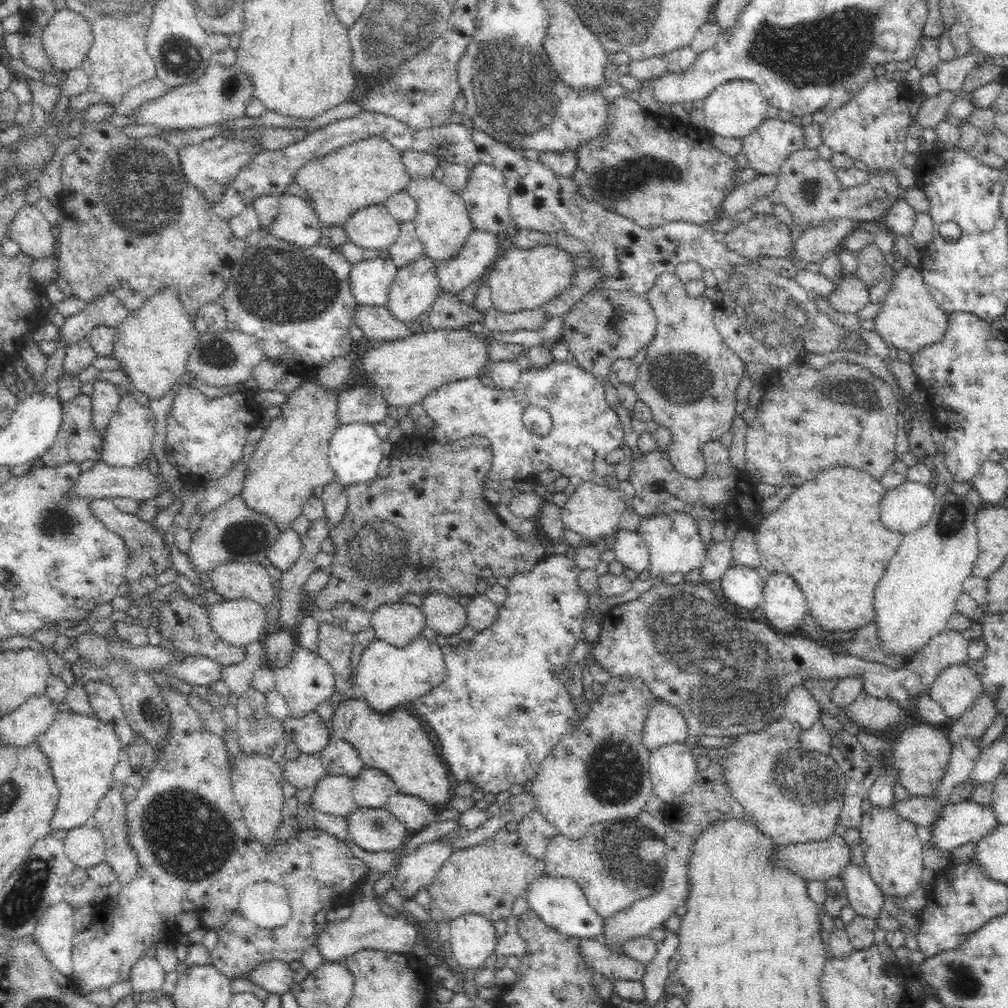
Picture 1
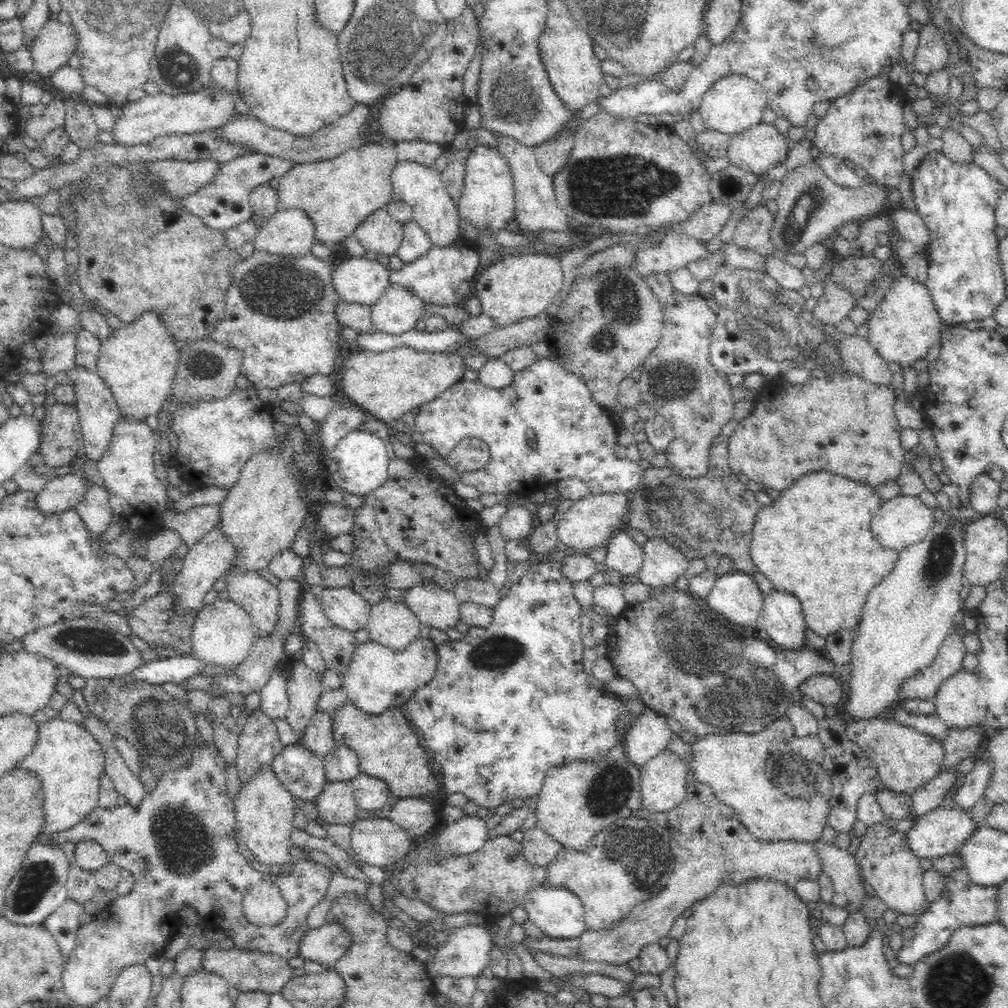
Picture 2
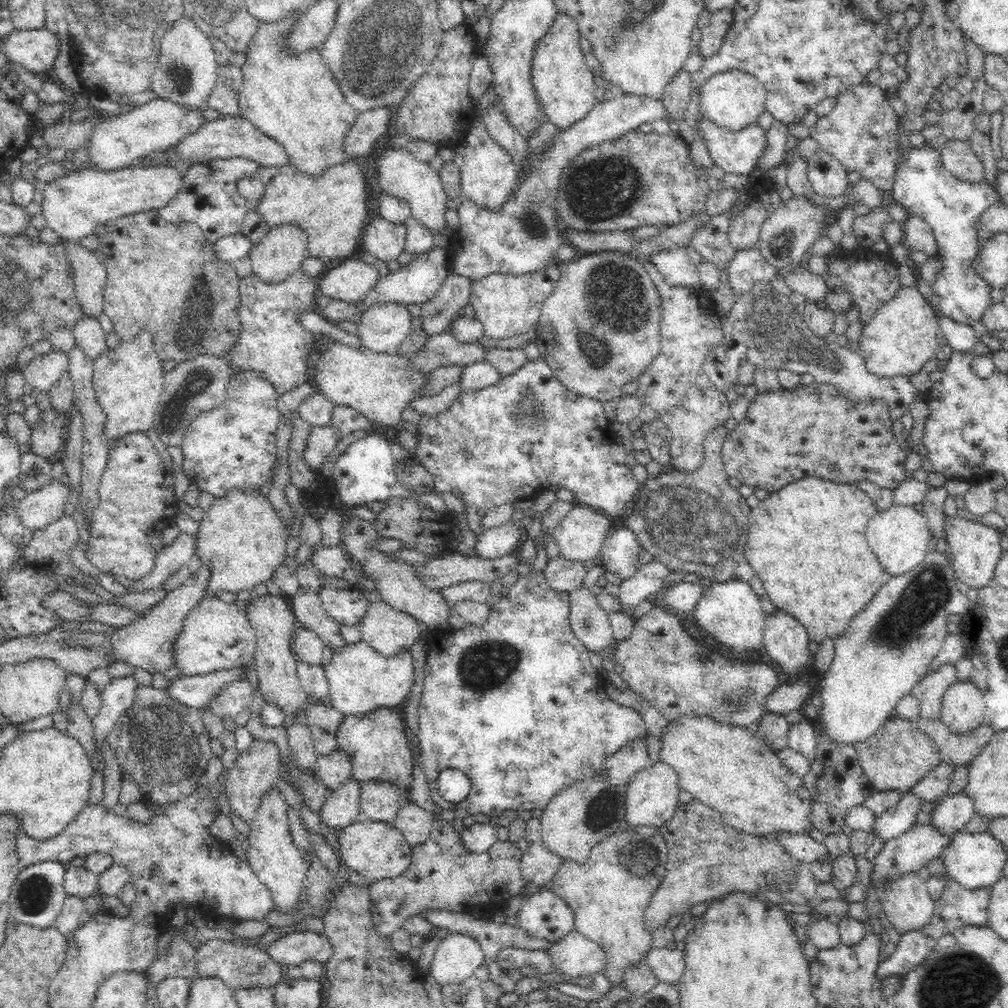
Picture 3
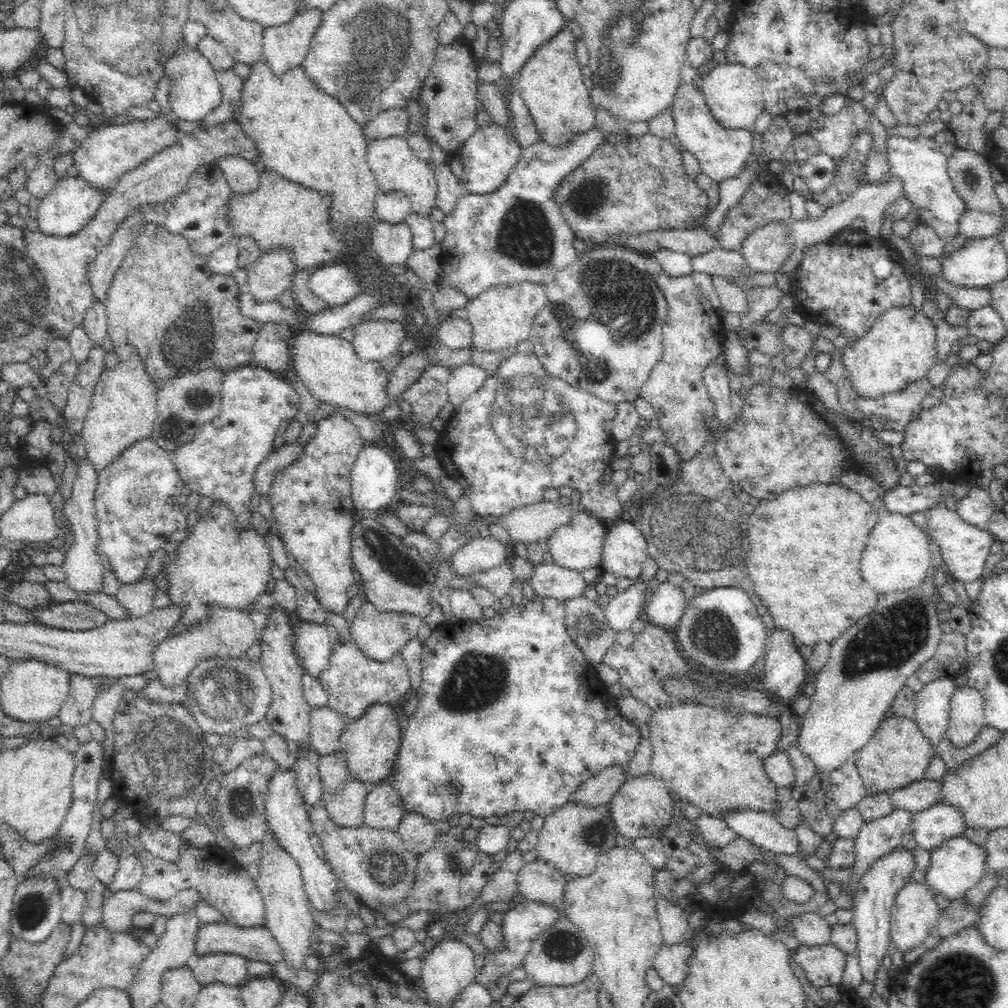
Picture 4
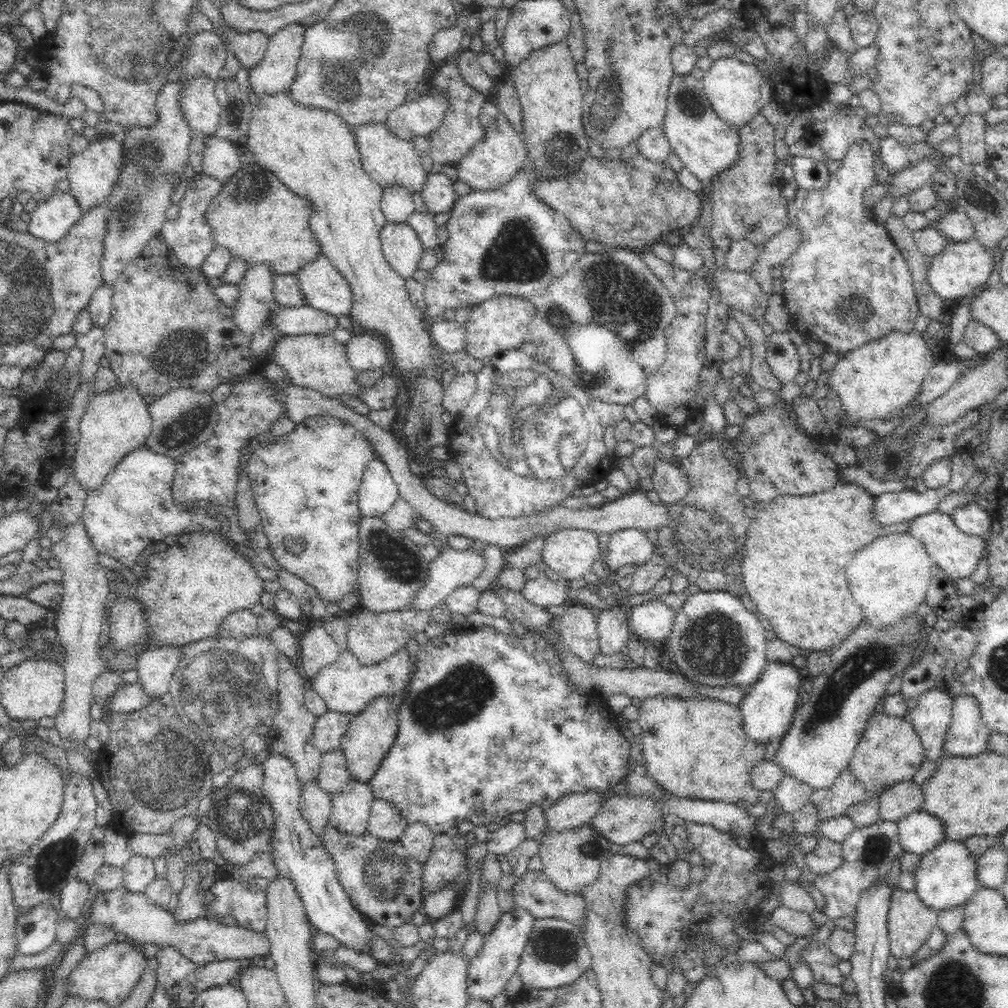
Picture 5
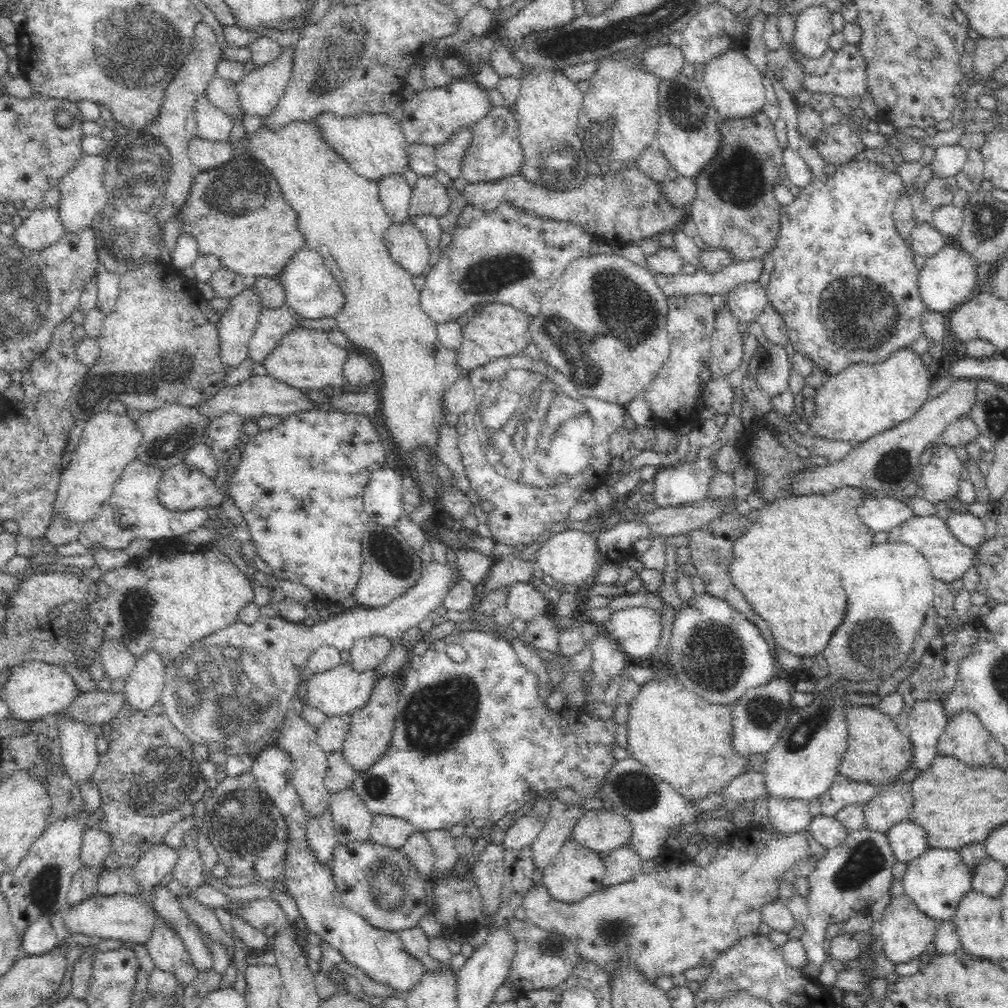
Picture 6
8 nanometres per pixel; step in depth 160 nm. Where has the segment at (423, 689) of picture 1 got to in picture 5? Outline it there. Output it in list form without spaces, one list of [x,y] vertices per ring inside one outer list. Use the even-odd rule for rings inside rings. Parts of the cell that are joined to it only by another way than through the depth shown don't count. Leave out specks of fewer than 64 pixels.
[[[406,647],[397,650],[386,660],[370,666],[360,664],[352,651],[347,649],[340,652],[332,664],[321,668],[316,677],[308,680],[308,684],[324,699],[330,711],[357,715],[376,698],[390,697],[404,687],[408,687],[408,681],[412,674],[408,666],[409,656]]]

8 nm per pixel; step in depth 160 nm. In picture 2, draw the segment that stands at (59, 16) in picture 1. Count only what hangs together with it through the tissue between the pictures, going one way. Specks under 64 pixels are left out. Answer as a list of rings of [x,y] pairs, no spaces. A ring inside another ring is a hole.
[[[50,19],[40,29],[40,32],[34,37],[30,45],[30,55],[34,61],[34,70],[36,74],[43,77],[50,77],[54,72],[69,64],[69,58],[77,52],[77,34],[75,28],[71,25],[64,25],[58,19]]]

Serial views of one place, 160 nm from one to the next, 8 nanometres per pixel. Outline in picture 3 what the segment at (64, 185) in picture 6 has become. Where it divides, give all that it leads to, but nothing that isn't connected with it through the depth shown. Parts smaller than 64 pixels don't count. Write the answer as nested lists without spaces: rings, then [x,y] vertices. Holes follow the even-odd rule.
[[[160,97],[130,108],[128,112],[106,117],[91,129],[87,142],[88,160],[99,171],[114,171],[130,167],[134,160],[140,160],[158,150],[175,147],[183,138],[196,132],[206,120],[202,108],[188,108]]]

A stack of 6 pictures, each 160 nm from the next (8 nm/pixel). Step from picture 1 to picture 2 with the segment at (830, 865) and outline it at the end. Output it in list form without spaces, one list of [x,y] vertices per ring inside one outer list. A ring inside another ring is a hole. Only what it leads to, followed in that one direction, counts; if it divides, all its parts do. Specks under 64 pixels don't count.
[[[696,780],[687,785],[682,802],[666,813],[667,823],[662,825],[670,828],[670,846],[675,858],[668,883],[658,895],[639,903],[620,923],[600,931],[582,932],[578,946],[580,961],[626,964],[639,957],[644,946],[667,937],[680,916],[688,914],[699,901],[712,895],[721,886],[723,878],[726,881],[730,878],[732,885],[753,878],[770,878],[794,890],[804,879],[817,880],[822,872],[813,842],[759,841],[747,831],[731,806],[720,802],[709,786]]]

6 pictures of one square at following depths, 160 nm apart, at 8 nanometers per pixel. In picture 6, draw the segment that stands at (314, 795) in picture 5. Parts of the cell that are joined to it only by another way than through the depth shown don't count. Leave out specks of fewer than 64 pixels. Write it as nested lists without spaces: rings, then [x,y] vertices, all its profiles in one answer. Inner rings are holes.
[[[329,810],[320,816],[307,820],[307,843],[315,852],[318,862],[328,865],[332,860],[332,852],[337,844],[335,830],[333,829],[333,816]]]

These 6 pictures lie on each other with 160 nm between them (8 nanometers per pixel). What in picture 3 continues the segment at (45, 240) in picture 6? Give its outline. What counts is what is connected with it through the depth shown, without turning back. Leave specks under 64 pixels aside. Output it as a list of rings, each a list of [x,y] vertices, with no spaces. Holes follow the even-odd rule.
[[[161,164],[150,167],[130,166],[110,172],[99,171],[94,168],[72,169],[66,176],[53,180],[42,188],[44,194],[44,201],[41,204],[42,214],[46,219],[47,227],[52,228],[60,239],[64,238],[65,240],[79,242],[83,236],[91,235],[98,224],[106,224],[106,222],[116,220],[120,216],[157,210],[166,206],[178,194],[183,183],[184,170],[183,168],[162,166]]]

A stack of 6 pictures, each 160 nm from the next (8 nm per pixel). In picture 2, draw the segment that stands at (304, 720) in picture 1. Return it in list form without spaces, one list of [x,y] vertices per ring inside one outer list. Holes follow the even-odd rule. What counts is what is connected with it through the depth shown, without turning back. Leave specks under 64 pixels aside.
[[[317,711],[310,724],[306,726],[306,730],[300,738],[300,744],[318,756],[324,756],[334,749],[337,744],[333,738],[331,714]]]

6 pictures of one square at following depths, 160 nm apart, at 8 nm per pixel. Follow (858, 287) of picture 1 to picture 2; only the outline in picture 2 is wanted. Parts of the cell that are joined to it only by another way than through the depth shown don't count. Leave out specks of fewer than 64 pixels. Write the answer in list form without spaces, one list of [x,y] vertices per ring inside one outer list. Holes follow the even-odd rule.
[[[831,278],[824,285],[824,294],[817,301],[811,314],[824,324],[838,325],[854,308],[854,298],[845,286]]]

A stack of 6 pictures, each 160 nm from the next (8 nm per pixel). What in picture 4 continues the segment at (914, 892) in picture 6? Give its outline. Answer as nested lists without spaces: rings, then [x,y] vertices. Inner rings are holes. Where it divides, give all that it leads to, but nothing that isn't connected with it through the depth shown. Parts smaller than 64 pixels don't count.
[[[963,835],[945,840],[930,852],[931,859],[926,870],[925,886],[932,895],[942,895],[950,901],[962,899],[966,892],[976,886],[984,876],[985,847],[970,842]]]

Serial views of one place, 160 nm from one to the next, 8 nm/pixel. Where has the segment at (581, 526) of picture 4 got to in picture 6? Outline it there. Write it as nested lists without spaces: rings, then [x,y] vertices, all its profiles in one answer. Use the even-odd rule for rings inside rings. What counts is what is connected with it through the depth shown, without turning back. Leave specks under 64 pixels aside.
[[[568,529],[550,536],[535,556],[536,566],[541,568],[544,574],[551,576],[555,580],[556,586],[564,584],[567,587],[589,583],[596,575],[601,559],[594,535]]]

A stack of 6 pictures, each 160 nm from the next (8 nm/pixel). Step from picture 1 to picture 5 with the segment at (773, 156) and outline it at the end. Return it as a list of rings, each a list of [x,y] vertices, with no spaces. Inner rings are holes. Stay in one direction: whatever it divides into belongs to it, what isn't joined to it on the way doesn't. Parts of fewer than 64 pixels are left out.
[[[676,74],[671,78],[667,111],[661,129],[670,143],[671,150],[682,161],[683,168],[687,168],[703,184],[710,184],[719,172],[738,162],[738,131],[716,114],[701,79],[695,75]]]

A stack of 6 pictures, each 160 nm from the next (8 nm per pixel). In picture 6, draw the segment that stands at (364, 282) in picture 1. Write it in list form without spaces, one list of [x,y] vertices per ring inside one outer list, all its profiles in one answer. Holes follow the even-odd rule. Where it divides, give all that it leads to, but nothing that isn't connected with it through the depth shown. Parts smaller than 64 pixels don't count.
[[[301,248],[295,252],[277,275],[285,292],[285,303],[301,318],[335,317],[345,305],[345,298],[330,265],[318,252]]]

